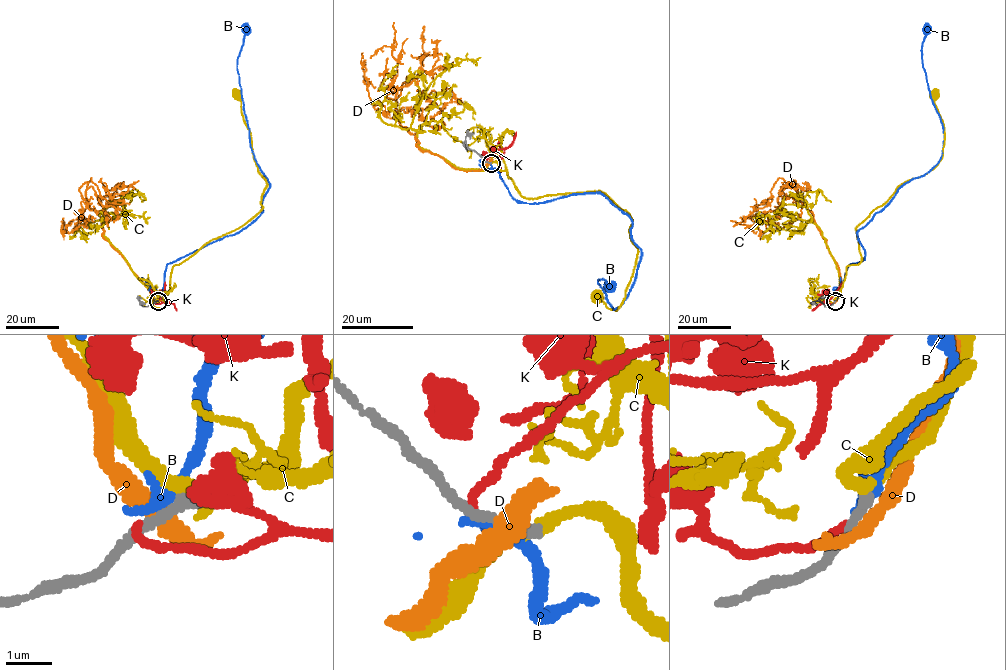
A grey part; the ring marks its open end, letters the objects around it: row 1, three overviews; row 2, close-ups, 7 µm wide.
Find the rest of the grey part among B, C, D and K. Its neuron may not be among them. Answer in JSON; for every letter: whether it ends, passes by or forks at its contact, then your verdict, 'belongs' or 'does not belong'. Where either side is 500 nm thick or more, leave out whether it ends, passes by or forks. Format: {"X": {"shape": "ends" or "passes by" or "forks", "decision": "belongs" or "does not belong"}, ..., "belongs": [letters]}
{"B": {"shape": "ends", "decision": "does not belong"}, "C": {"shape": "passes by", "decision": "does not belong"}, "D": {"shape": "passes by", "decision": "does not belong"}, "K": {"shape": "ends", "decision": "does not belong"}, "belongs": []}

